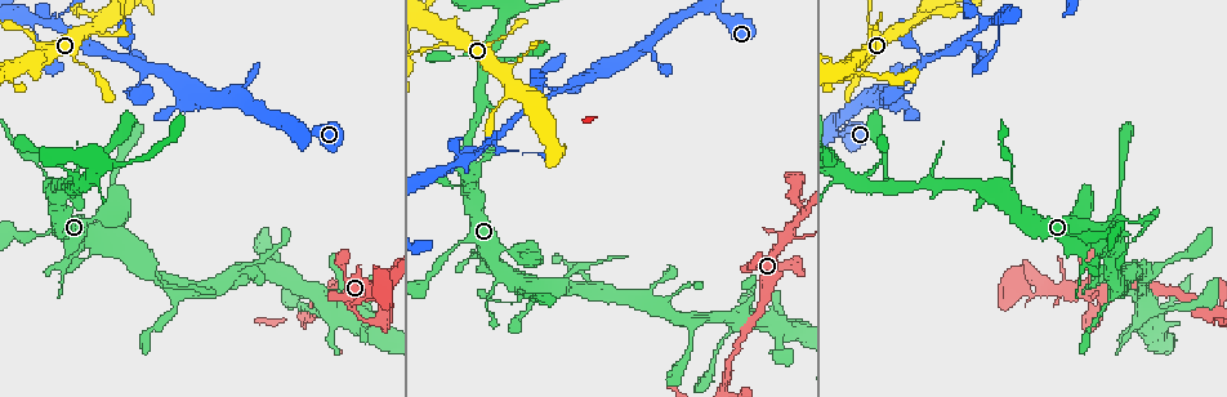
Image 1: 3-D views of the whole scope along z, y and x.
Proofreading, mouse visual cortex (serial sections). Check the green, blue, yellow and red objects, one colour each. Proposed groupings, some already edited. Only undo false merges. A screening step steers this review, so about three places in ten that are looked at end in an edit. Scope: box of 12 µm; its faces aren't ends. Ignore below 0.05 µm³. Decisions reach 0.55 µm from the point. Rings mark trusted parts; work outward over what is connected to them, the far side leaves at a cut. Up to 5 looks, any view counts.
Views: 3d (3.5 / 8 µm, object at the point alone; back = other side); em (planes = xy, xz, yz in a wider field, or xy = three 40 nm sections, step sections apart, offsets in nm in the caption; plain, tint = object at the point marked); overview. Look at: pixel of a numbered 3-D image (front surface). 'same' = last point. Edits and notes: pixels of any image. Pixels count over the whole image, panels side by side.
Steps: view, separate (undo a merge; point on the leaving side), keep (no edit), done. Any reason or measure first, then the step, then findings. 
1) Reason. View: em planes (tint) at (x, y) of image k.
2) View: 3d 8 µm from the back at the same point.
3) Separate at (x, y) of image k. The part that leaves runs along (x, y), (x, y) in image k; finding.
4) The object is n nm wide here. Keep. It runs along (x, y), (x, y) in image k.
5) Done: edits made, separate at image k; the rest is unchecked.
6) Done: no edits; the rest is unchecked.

Side arm on a straight run. View: 3d 3.5 µm from the back at (922, 62) of image 1.

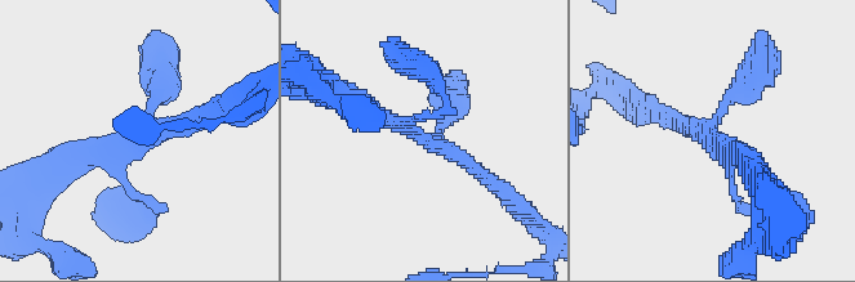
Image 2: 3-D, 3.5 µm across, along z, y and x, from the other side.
3 arms meet here; the arms are 200, 200, 300 nm wide; shape alone is not enough. View: em xy step 2 (tint) at (438, 147) of image 2.

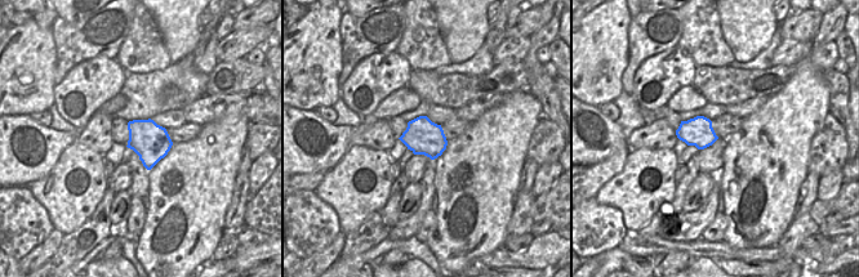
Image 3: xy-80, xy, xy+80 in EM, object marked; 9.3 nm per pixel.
Keep. All the same cell.

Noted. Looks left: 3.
A fork. View: 3d 8 µm from the back at (496, 141) of image 1.

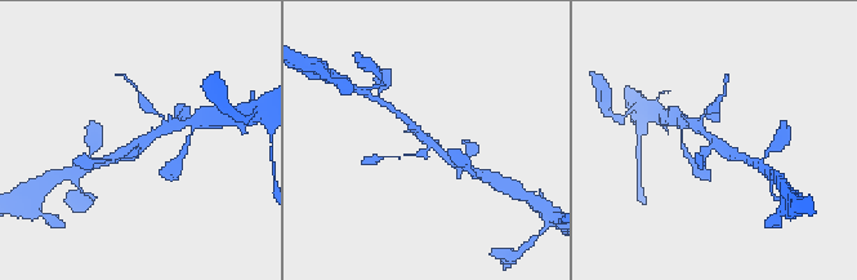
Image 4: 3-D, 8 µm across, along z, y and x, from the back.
View: 3d 3.5 µm at (714, 146) of image 4.

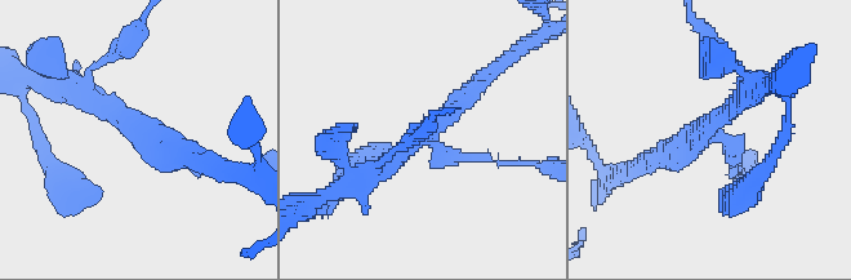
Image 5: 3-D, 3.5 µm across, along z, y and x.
View: em xy step 2 (tint) at (706, 132) of image 5.

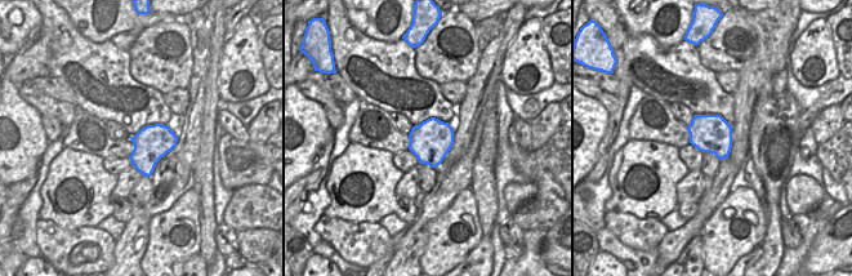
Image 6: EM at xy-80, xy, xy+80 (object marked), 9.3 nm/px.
The object is 380 nm wide here. Keep. It runs along (489, 75), (366, 177) in image 5; all the same cell.

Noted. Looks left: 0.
Done: no edits; the rest is unchecked.

